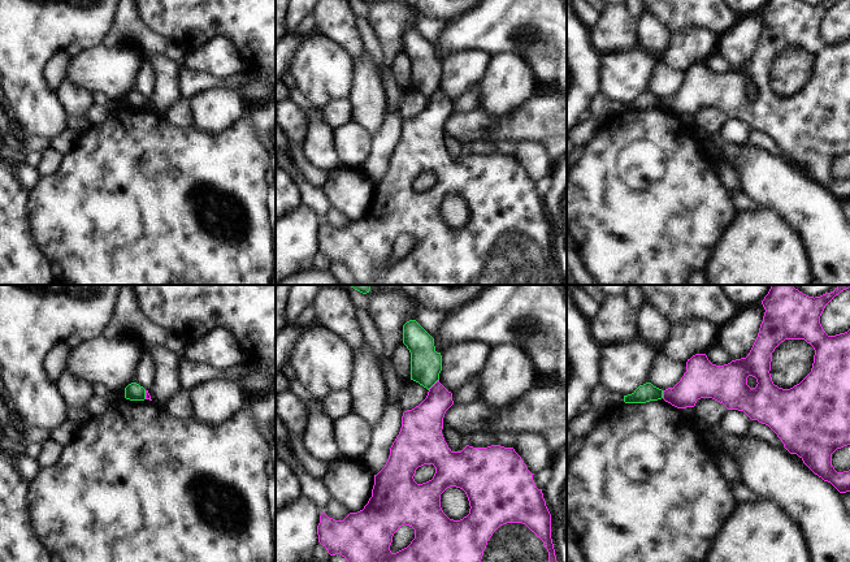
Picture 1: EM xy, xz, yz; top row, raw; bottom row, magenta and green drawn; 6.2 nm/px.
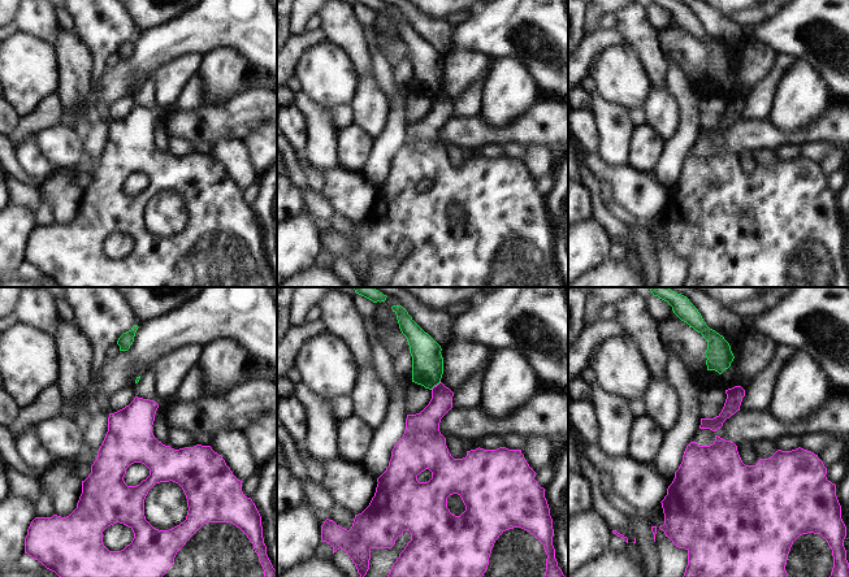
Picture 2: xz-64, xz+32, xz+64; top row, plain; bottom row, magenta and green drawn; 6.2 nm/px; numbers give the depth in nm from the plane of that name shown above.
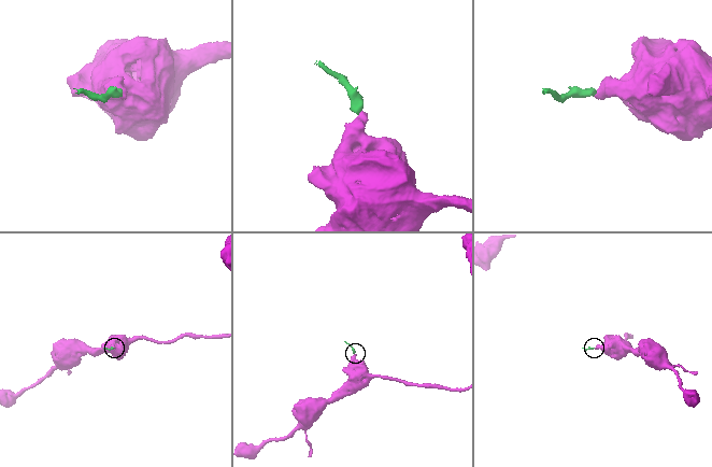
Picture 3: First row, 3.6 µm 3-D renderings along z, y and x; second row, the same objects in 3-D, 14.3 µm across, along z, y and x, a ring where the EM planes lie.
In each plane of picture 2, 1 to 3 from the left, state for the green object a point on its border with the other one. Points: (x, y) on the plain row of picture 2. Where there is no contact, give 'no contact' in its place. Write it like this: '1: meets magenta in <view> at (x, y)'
1: no contact
2: meets magenta in xz+32 at (434, 95)
3: no contact

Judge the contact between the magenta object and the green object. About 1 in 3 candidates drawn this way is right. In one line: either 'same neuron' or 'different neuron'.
different neuron

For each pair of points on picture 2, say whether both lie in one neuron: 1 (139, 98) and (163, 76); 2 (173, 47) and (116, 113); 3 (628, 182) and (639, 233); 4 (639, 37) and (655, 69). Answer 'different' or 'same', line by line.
1: different
2: different
3: different
4: same

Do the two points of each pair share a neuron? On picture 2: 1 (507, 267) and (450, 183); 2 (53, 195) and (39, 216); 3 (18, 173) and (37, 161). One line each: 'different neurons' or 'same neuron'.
1: same neuron
2: different neurons
3: different neurons

